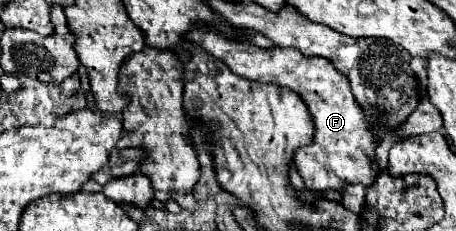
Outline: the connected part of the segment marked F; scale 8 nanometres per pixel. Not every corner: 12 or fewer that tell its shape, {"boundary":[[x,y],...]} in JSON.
{"boundary":[[193,29],[235,75],[283,85],[315,135],[293,153],[311,191],[375,181],[375,139],[349,79],[293,47]]}

